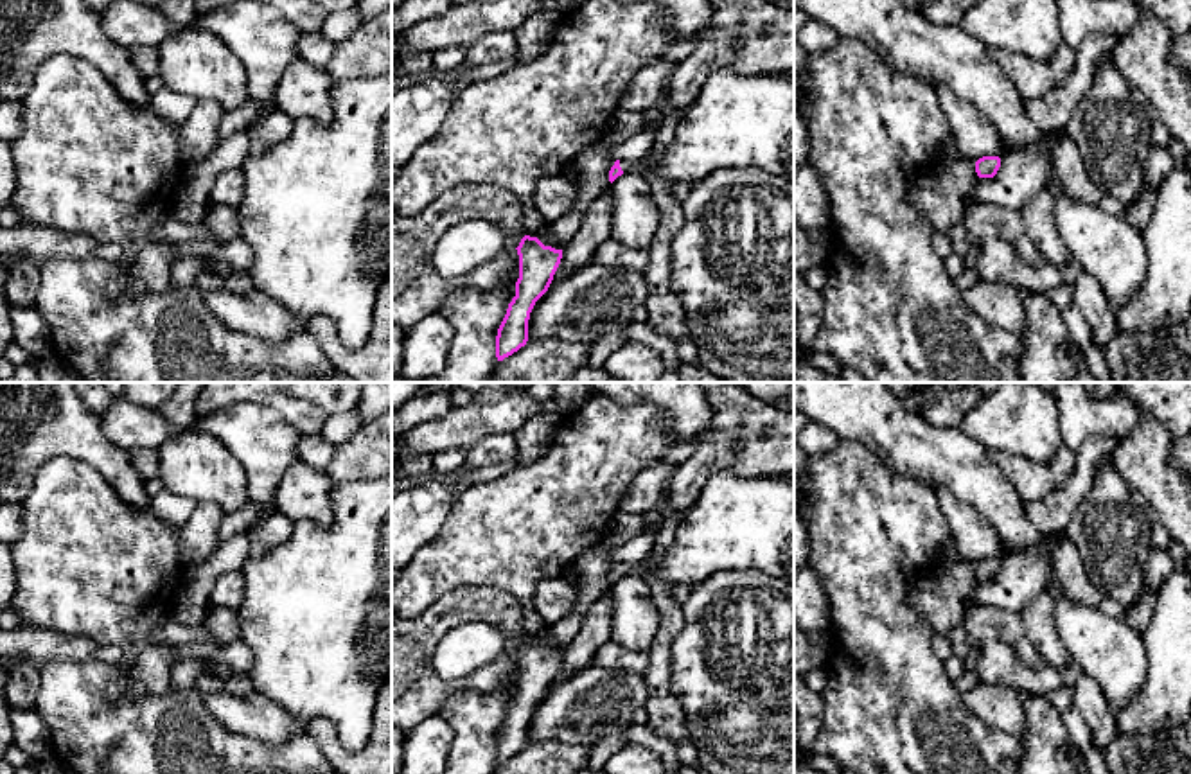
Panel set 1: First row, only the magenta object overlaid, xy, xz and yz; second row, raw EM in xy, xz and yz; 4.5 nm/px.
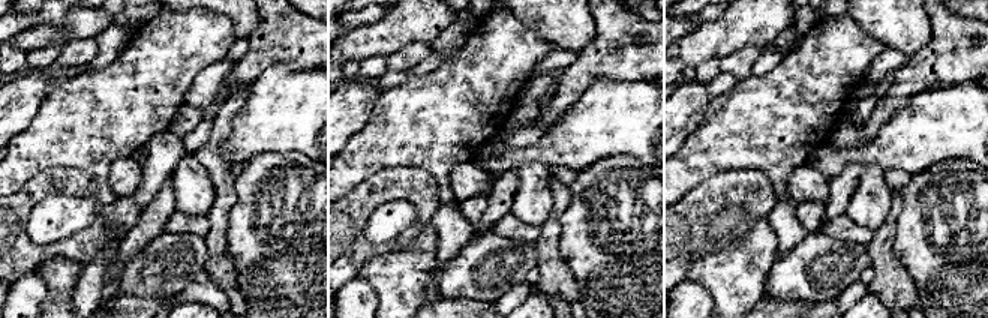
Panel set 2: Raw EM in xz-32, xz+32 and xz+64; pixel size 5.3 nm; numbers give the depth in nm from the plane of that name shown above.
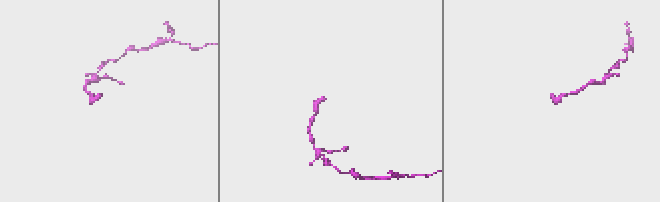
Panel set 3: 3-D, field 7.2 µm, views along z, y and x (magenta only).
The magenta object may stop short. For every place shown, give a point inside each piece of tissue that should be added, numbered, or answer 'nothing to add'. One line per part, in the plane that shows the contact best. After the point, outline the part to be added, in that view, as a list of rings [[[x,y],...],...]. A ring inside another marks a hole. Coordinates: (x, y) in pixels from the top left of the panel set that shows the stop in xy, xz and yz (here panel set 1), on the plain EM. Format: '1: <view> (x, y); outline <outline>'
1: xz (737, 523); outline [[[715,472],[672,544],[620,569],[692,587],[717,571],[756,569],[794,585],[794,478]]]

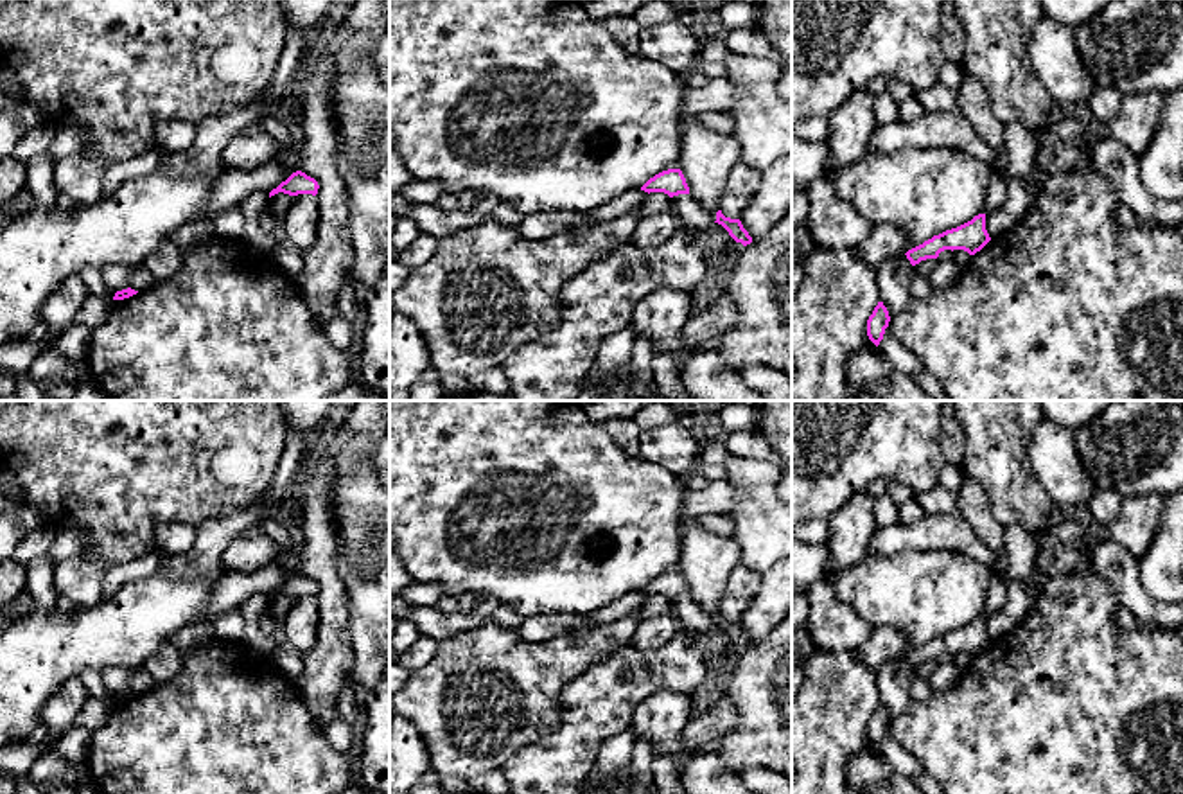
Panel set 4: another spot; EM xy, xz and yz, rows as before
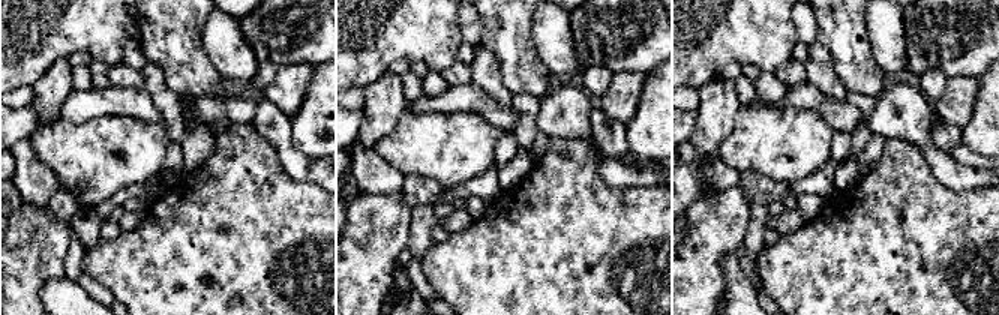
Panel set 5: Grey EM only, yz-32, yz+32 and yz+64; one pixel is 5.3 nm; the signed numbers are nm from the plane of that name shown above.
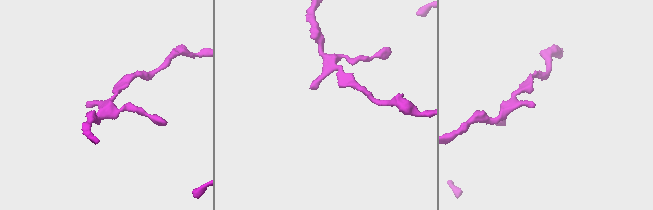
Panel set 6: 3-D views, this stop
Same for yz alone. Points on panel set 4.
nothing to add

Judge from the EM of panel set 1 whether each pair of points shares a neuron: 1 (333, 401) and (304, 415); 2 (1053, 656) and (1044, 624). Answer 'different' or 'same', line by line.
1: different
2: same

